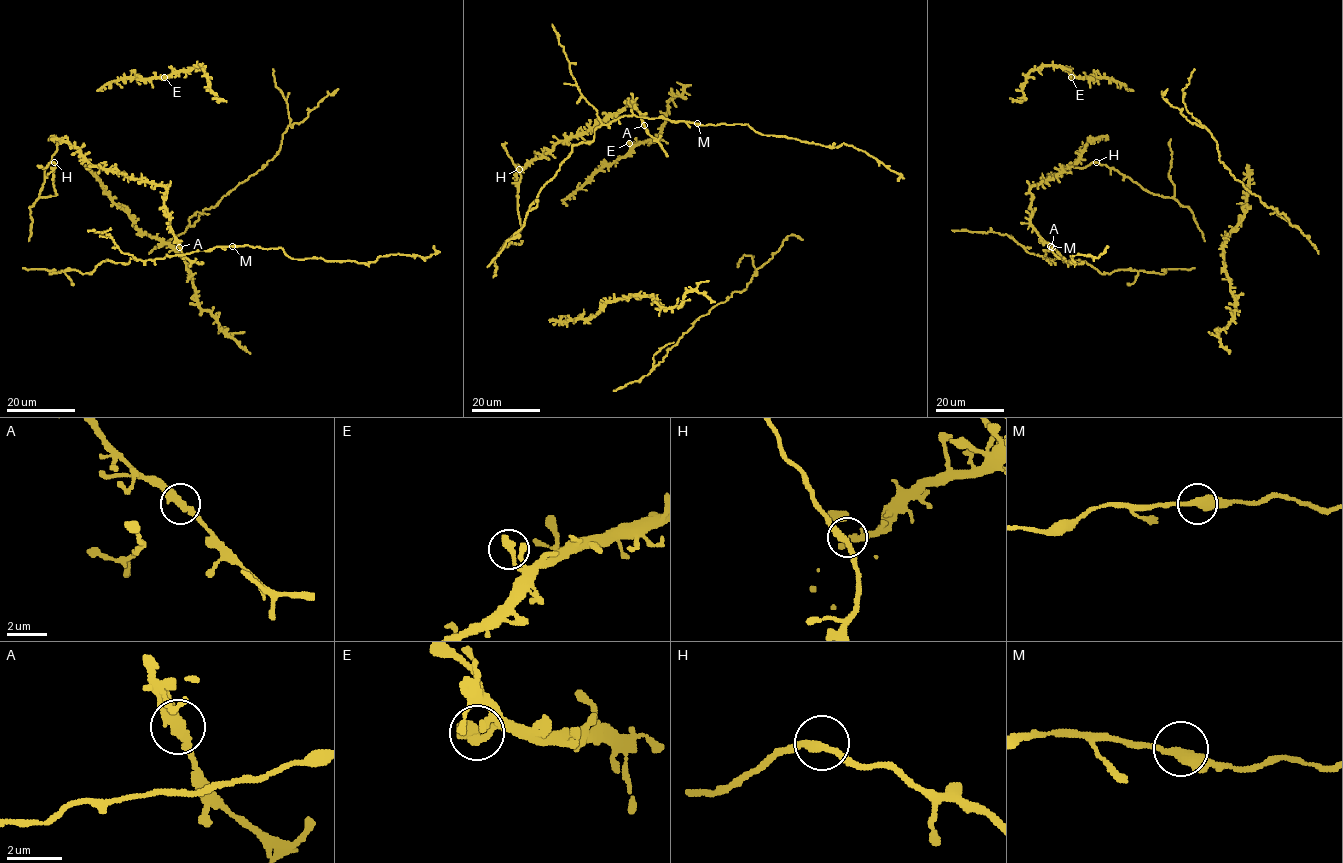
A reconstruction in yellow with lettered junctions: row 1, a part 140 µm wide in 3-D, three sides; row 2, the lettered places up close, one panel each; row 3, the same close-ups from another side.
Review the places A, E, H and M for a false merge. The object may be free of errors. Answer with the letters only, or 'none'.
none

